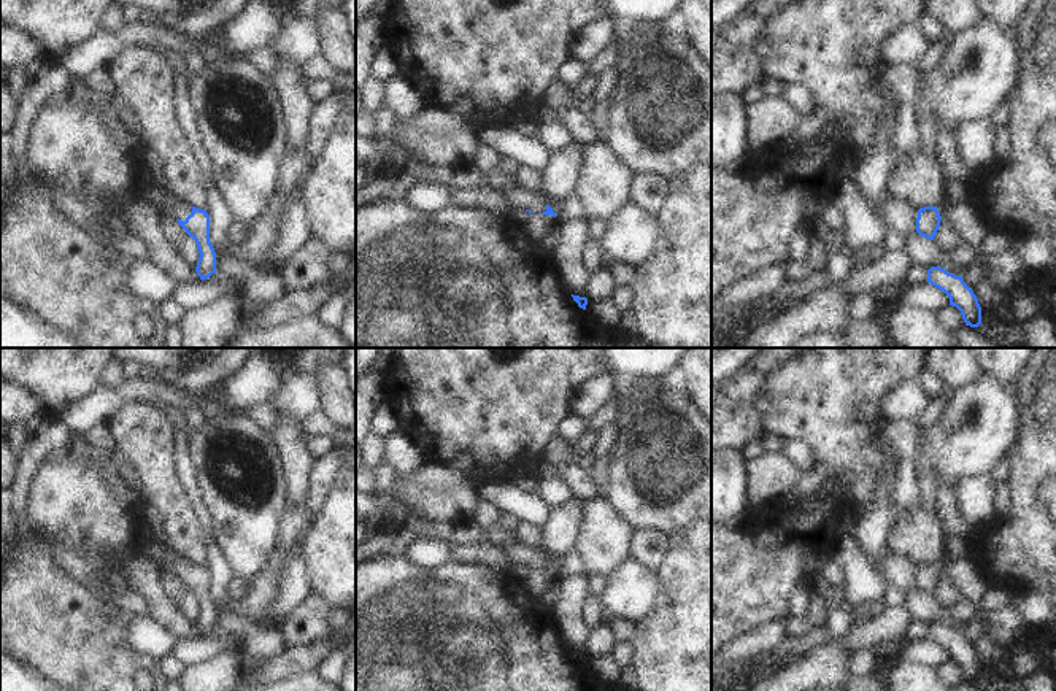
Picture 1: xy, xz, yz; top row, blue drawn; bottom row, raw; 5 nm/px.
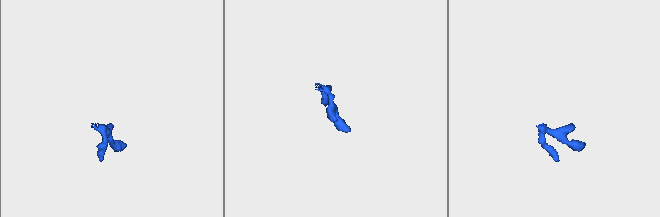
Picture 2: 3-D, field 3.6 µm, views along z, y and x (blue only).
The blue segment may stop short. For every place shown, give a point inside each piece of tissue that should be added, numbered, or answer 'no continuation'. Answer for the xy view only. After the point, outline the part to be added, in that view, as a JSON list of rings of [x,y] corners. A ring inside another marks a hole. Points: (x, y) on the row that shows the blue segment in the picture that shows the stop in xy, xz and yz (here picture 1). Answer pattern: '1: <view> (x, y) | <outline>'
1: xy (154, 193) | [[[143,164],[135,180],[135,192],[138,197],[154,205],[157,211],[181,221],[186,221],[186,218],[192,213],[191,205],[172,194],[162,183],[156,180],[154,172],[146,168]]]

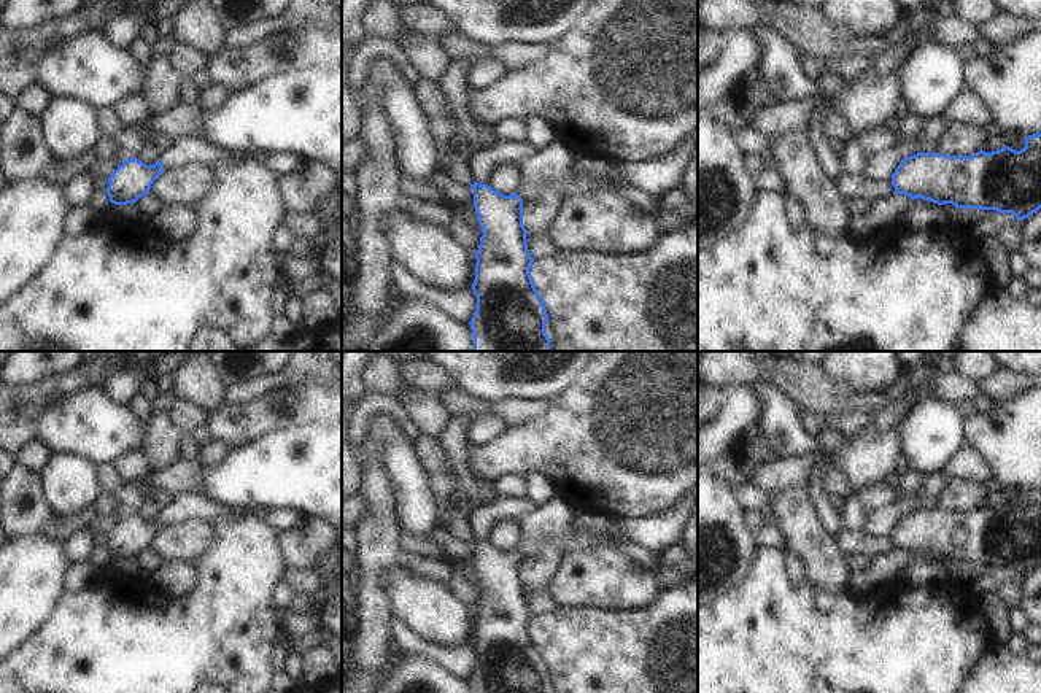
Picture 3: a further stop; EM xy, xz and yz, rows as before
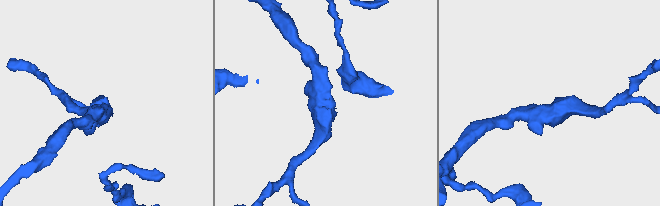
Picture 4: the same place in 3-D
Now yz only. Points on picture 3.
no continuation

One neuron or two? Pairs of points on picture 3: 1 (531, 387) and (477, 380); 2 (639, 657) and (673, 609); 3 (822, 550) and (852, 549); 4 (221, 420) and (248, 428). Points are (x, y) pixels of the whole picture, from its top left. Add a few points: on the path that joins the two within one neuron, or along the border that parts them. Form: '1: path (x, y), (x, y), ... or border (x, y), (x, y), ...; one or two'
1: path (518, 385), (490, 380); one
2: path (646, 646), (661, 620); one
3: border (833, 538), (846, 555); two
4: path (228, 425), (242, 425); one

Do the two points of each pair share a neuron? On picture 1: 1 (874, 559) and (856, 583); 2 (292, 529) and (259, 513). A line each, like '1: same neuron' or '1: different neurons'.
1: different neurons
2: different neurons

